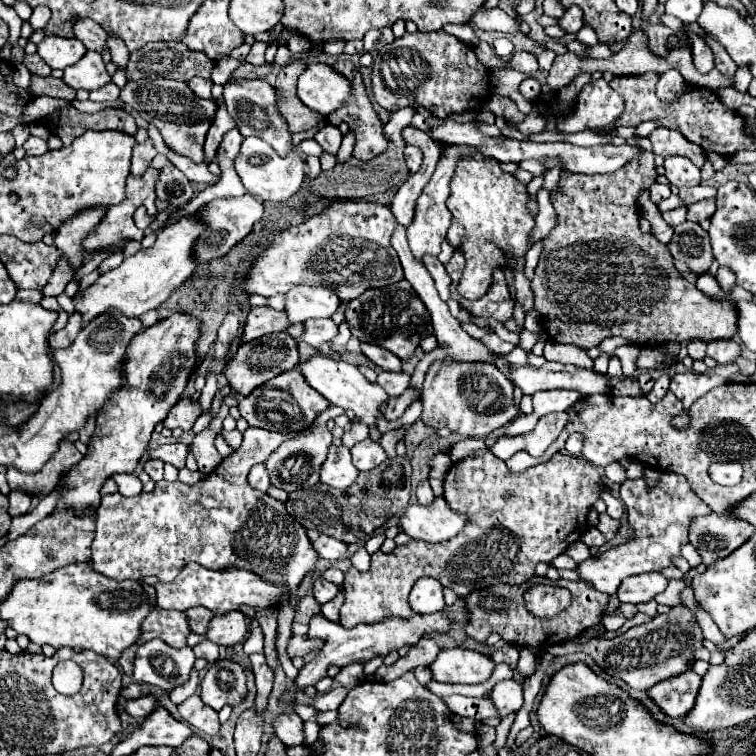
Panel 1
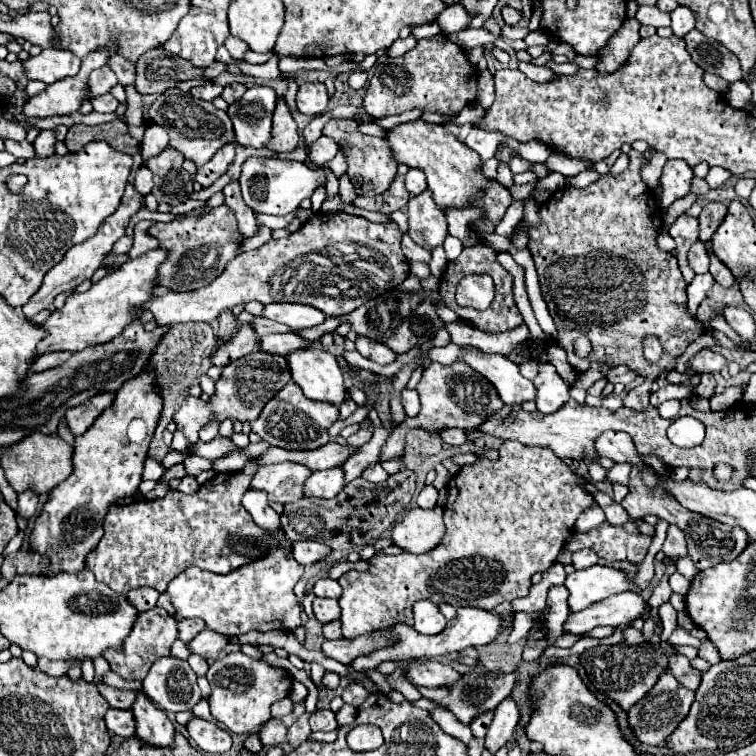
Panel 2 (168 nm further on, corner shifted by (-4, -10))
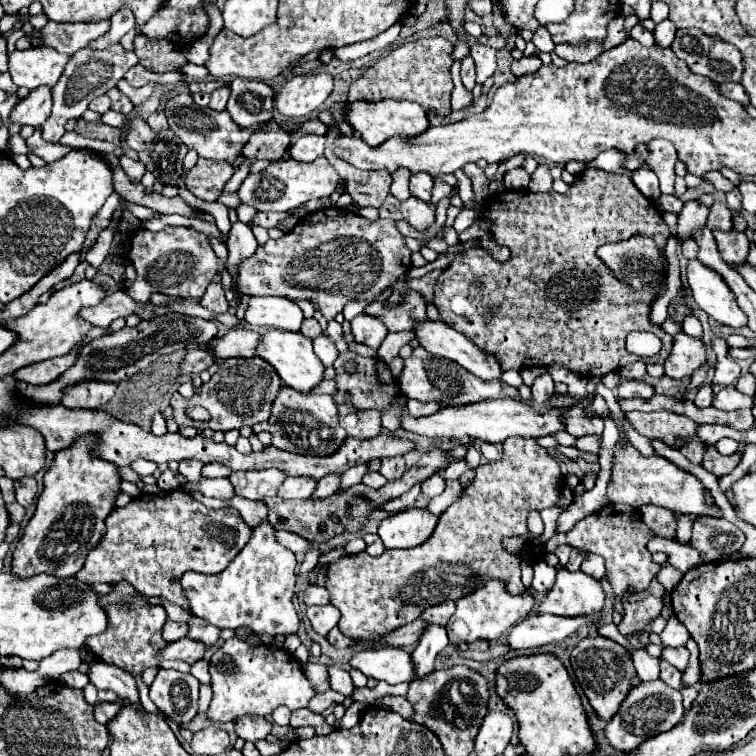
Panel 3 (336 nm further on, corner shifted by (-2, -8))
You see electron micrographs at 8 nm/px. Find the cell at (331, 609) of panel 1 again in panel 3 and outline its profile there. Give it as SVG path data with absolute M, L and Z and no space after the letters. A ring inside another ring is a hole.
M337 627L335 629L331 629L331 633L329 633L329 637L327 637L327 641L333 645L333 647L337 647L337 649L343 649L343 647L349 647L353 641L349 639L349 637L345 637Z

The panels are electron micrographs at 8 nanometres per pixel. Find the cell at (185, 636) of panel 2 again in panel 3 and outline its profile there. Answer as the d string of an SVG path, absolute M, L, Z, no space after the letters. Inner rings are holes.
M167 621L165 625L163 625L163 639L167 641L167 643L171 643L171 641L177 641L177 639L181 639L181 637L185 637L187 635L187 623L175 623L175 621Z

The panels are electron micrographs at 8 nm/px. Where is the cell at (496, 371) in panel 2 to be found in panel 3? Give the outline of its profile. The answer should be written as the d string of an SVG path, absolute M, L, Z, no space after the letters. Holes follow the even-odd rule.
M421 321L413 329L417 341L421 347L425 347L429 353L435 353L439 357L447 357L473 375L491 381L491 379L501 379L501 369L495 357L489 353L483 353L481 349L475 349L467 337L463 337L459 331L453 327L441 323L441 321Z

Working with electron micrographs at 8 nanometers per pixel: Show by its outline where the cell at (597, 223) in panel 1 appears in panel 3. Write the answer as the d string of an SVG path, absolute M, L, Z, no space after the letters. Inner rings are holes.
M585 169L585 173L577 175L575 185L567 193L533 193L529 189L503 191L489 197L483 207L487 211L483 219L491 221L491 237L497 245L507 247L511 257L509 261L499 263L487 249L471 249L453 259L451 267L445 269L435 283L433 303L439 309L443 323L461 331L485 353L491 353L499 361L501 369L519 371L521 367L549 367L551 363L563 363L583 377L603 377L633 361L663 363L667 359L673 337L661 327L649 323L649 309L653 303L651 289L647 289L647 293L631 293L631 289L619 285L619 281L611 277L611 271L605 265L599 265L599 259L595 257L599 245L623 241L635 233L651 237L661 249L669 239L669 227L661 213L653 201L639 193L629 175ZM631 331L655 333L663 343L661 351L653 357L629 353L625 349L625 337Z

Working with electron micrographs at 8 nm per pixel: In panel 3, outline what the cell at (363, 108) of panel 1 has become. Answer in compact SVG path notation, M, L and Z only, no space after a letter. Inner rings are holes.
M329 129L327 133L327 147L325 147L325 157L335 165L337 173L343 173L347 177L347 193L353 197L355 205L359 207L375 207L379 209L389 195L389 185L391 185L391 175L383 171L359 171L351 169L351 165L343 165L337 157L331 157L331 137L339 133L337 129Z

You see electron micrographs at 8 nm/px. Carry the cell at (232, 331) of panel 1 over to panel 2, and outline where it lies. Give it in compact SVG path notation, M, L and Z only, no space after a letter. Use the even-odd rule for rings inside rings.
M231 311L219 315L219 339L227 341L233 333L237 333L237 319Z

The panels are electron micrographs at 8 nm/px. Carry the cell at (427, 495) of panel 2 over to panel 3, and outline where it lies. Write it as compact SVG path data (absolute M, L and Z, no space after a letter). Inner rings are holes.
M431 475L429 479L425 479L421 483L421 493L429 495L429 497L435 497L435 495L443 493L443 489L445 489L445 479L441 475Z

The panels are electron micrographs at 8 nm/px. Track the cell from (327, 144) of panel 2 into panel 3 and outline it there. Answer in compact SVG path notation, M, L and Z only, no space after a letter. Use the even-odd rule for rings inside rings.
M303 135L289 145L287 153L295 161L315 161L317 157L323 155L323 149L325 149L325 137Z

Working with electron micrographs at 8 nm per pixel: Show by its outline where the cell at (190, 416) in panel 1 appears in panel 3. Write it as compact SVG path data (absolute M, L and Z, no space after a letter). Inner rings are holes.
M251 357L251 359L231 359L231 361L223 361L219 365L219 371L215 375L211 375L211 379L207 383L201 385L201 391L195 393L191 399L181 397L179 393L173 393L171 397L171 407L173 407L173 419L177 421L179 427L195 427L195 429L211 429L211 431L231 431L231 429L241 429L245 425L255 425L259 421L267 421L271 415L271 403L275 399L275 395L281 389L281 381L279 375L275 373L275 369L271 369L271 365L267 365L267 361L259 361L259 357ZM201 405L211 413L211 421L207 423L197 423L193 419L189 419L183 409L187 407L195 407Z

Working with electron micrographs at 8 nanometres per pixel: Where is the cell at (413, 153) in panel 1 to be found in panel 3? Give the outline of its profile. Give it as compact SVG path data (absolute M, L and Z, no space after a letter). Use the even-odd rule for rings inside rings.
M417 173L415 177L411 177L411 183L409 183L409 189L411 189L411 195L425 201L425 203L431 203L431 189L433 189L433 181L431 181L431 175L427 173Z

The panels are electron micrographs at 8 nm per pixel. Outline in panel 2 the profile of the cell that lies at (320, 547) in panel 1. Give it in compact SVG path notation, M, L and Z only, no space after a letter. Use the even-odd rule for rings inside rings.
M299 541L293 543L293 559L301 565L313 565L325 559L331 553L331 547L317 541Z

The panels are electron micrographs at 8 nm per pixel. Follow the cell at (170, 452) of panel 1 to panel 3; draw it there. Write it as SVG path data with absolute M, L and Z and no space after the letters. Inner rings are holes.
M211 463L211 465L205 465L203 469L203 475L207 477L229 477L233 471L225 465L219 465L219 463Z

